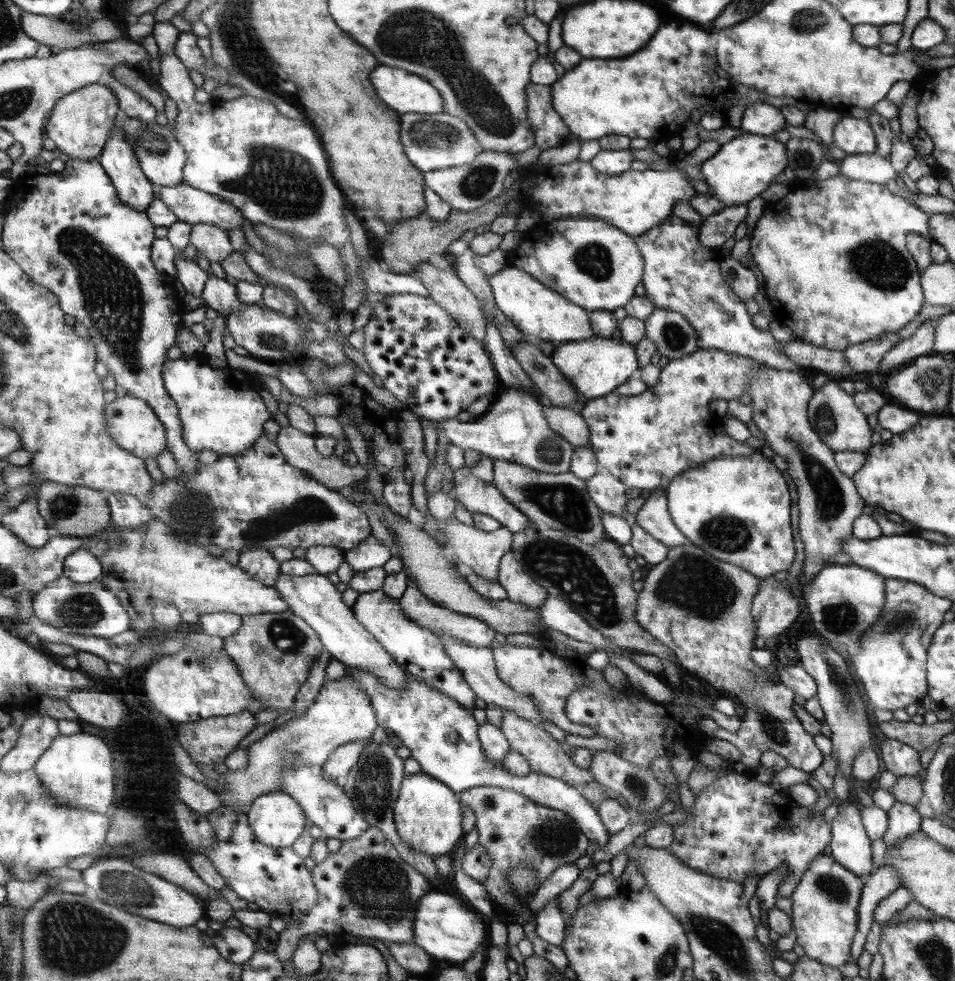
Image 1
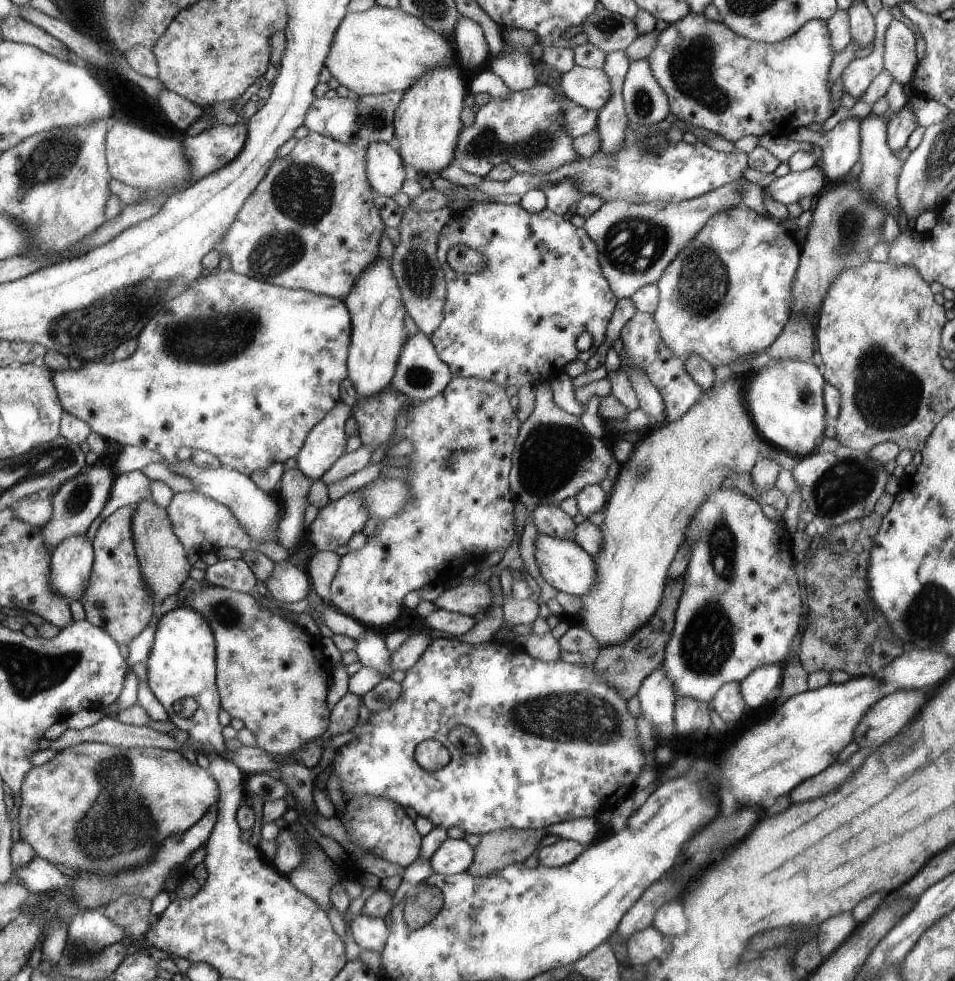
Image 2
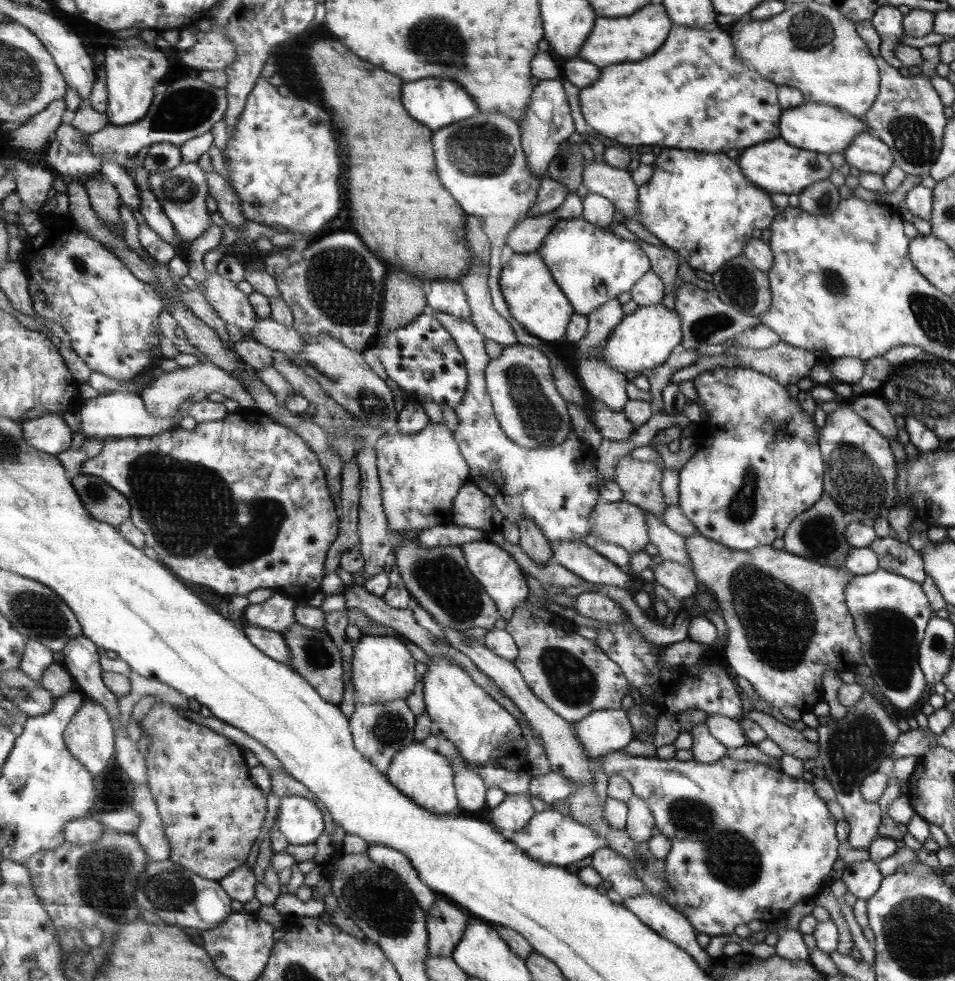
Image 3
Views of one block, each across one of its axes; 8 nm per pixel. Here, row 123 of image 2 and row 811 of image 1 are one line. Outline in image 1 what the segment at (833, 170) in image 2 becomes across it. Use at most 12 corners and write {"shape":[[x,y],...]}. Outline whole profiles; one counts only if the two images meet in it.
{"shape":[[840,802],[832,823],[834,860],[865,876],[872,841],[854,802]]}

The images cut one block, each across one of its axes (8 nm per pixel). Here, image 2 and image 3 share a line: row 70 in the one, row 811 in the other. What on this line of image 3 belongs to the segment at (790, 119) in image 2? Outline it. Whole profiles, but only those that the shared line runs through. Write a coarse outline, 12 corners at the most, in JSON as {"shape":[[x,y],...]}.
{"shape":[[609,752],[698,933],[772,923],[838,858],[812,783]]}

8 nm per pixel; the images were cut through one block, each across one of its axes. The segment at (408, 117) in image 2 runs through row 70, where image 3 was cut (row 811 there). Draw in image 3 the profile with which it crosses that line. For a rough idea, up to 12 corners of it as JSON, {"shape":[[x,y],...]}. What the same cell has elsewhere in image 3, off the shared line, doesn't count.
{"shape":[[415,740],[387,777],[429,812],[460,808],[452,765]]}

